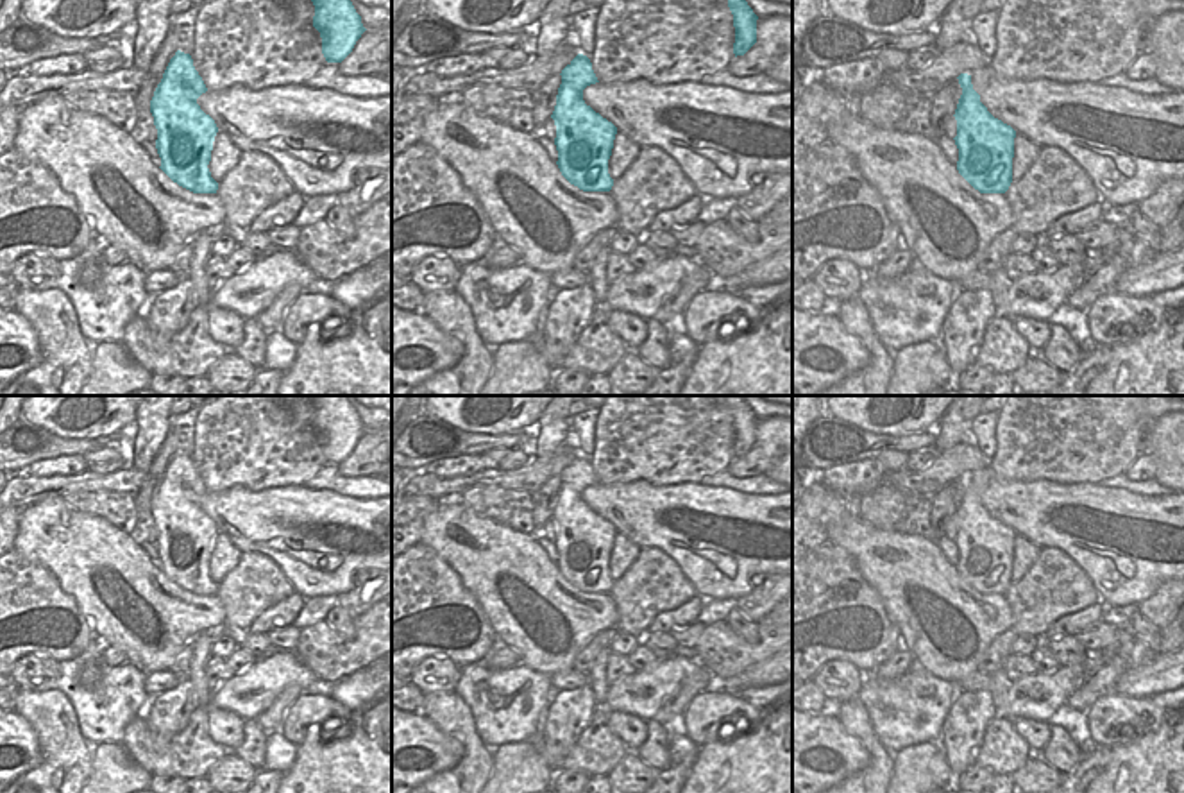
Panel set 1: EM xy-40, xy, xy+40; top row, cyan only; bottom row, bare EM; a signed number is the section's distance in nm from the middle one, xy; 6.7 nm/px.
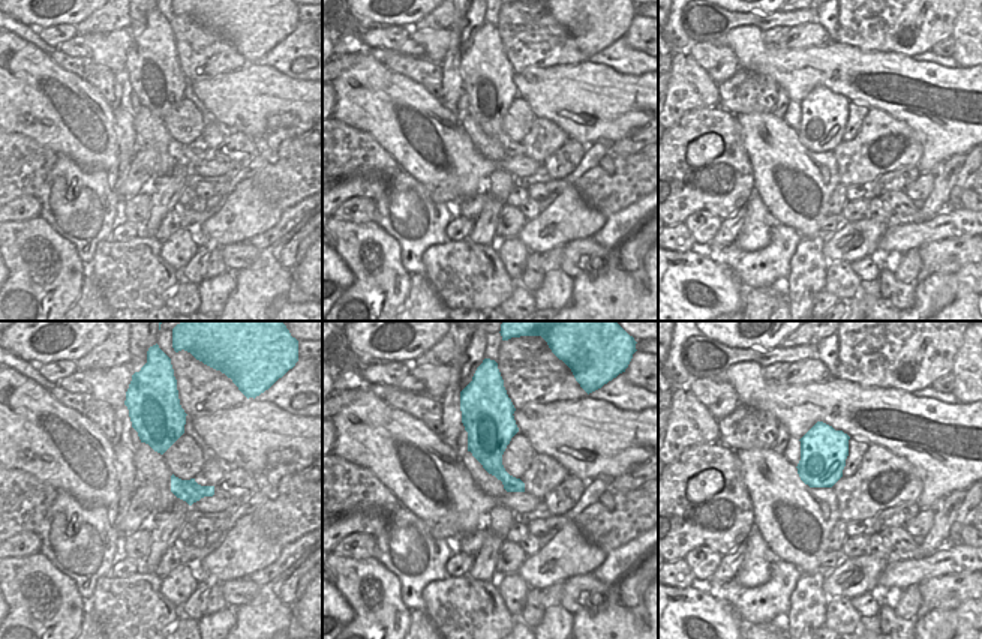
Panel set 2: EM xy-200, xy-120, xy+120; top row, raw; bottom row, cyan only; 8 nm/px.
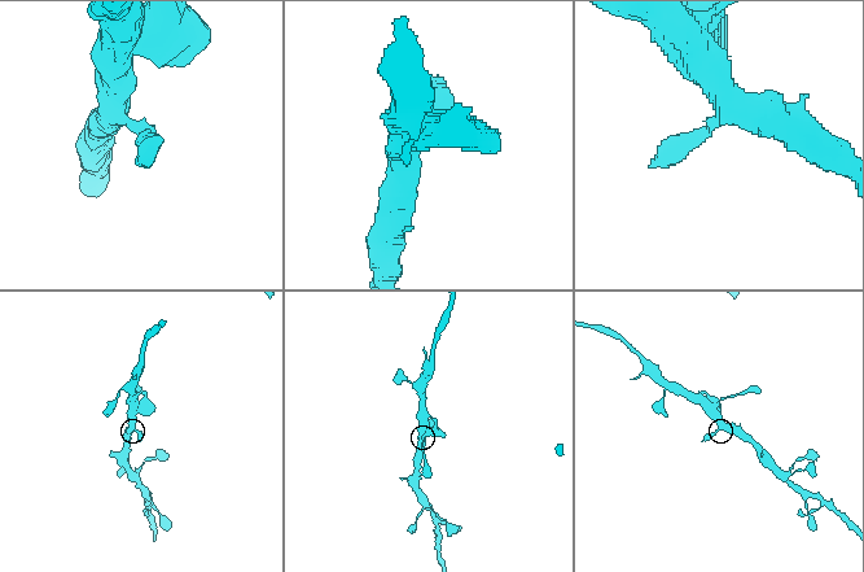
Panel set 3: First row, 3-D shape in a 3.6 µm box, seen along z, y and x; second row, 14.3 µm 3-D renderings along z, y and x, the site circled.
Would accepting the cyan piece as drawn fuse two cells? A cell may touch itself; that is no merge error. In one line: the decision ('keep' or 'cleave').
keep

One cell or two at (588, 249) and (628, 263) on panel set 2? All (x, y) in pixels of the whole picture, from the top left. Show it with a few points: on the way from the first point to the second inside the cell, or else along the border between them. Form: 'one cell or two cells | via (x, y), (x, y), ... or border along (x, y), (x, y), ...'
two cells | border along (610, 249), (601, 267), (583, 270), (577, 275)

